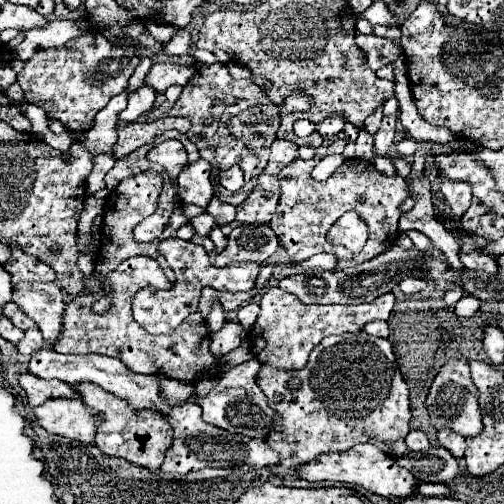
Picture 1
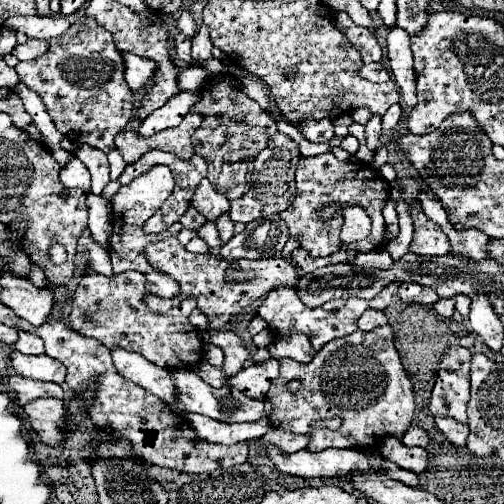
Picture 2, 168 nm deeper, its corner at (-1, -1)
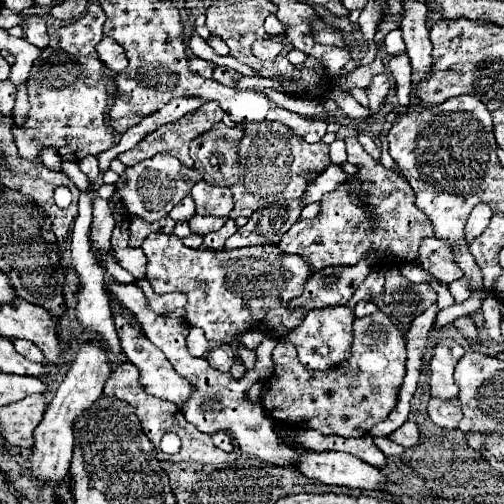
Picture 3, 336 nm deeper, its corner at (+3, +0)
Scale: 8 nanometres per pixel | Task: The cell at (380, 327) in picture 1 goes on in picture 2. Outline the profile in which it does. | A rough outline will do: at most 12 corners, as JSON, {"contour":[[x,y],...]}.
{"contour":[[364,311],[358,319],[358,329],[372,331],[386,325],[382,311]]}

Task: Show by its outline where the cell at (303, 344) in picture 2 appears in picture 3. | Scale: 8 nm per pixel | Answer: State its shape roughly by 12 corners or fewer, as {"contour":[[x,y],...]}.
{"contour":[[312,310],[284,336],[300,364],[328,370],[350,358],[352,310]]}

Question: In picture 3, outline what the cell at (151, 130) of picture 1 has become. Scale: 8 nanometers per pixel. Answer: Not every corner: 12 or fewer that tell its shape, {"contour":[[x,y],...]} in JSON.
{"contour":[[218,102],[160,126],[118,156],[124,166],[170,154],[192,166],[188,144],[222,120]]}

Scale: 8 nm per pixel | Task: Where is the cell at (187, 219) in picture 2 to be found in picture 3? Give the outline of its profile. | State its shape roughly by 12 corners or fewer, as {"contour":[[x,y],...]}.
{"contour":[[188,196],[172,208],[174,222],[190,220],[194,212],[194,200]]}

